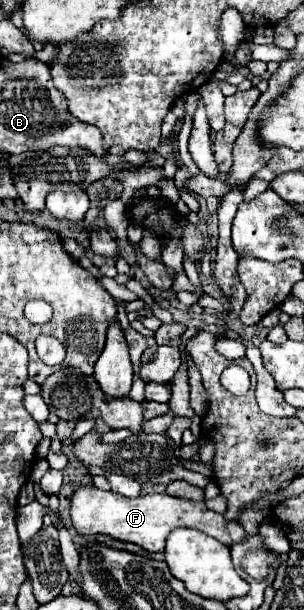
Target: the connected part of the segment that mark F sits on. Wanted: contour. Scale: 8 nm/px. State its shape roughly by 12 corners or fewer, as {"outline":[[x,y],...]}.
{"outline":[[80,486],[70,518],[104,534],[162,552],[180,526],[226,546],[246,538],[236,520],[170,494],[126,498]]}

